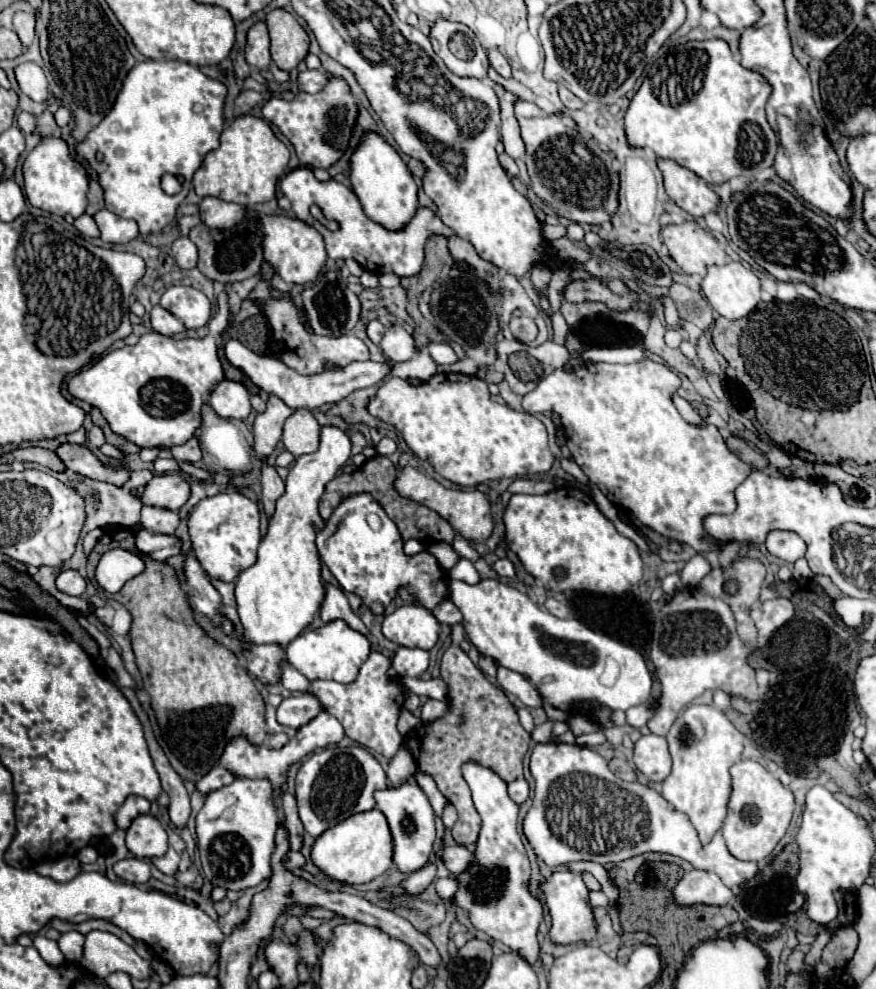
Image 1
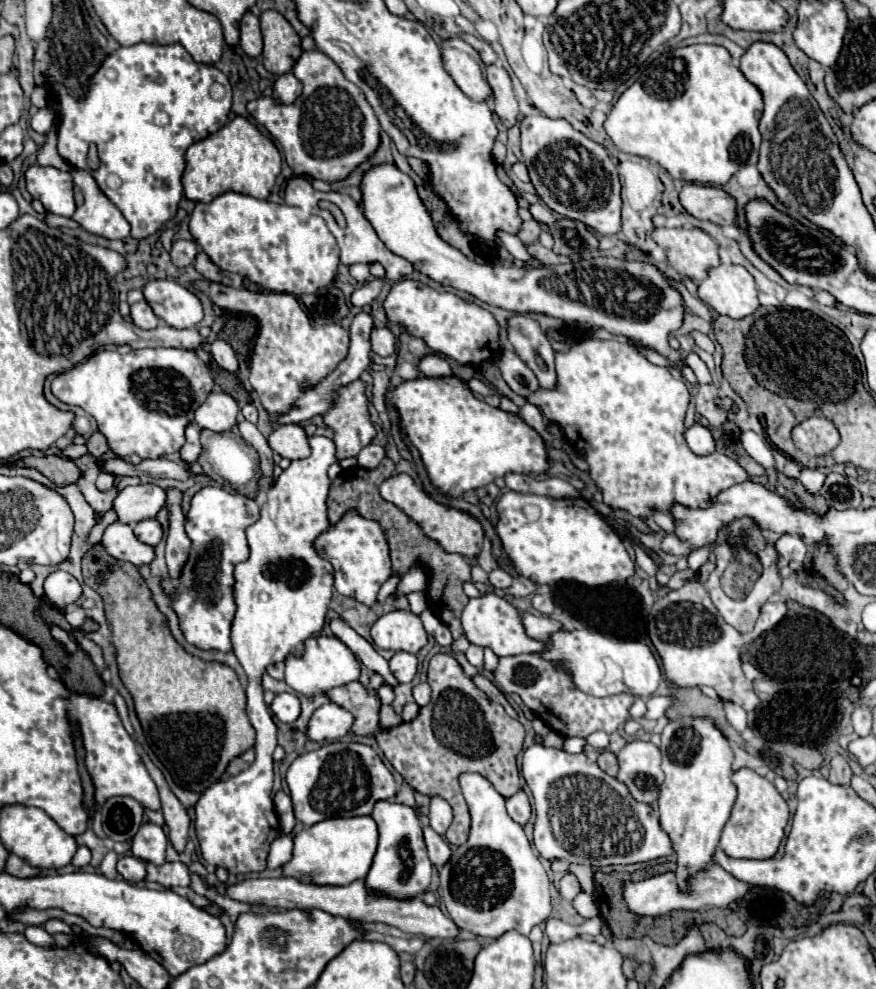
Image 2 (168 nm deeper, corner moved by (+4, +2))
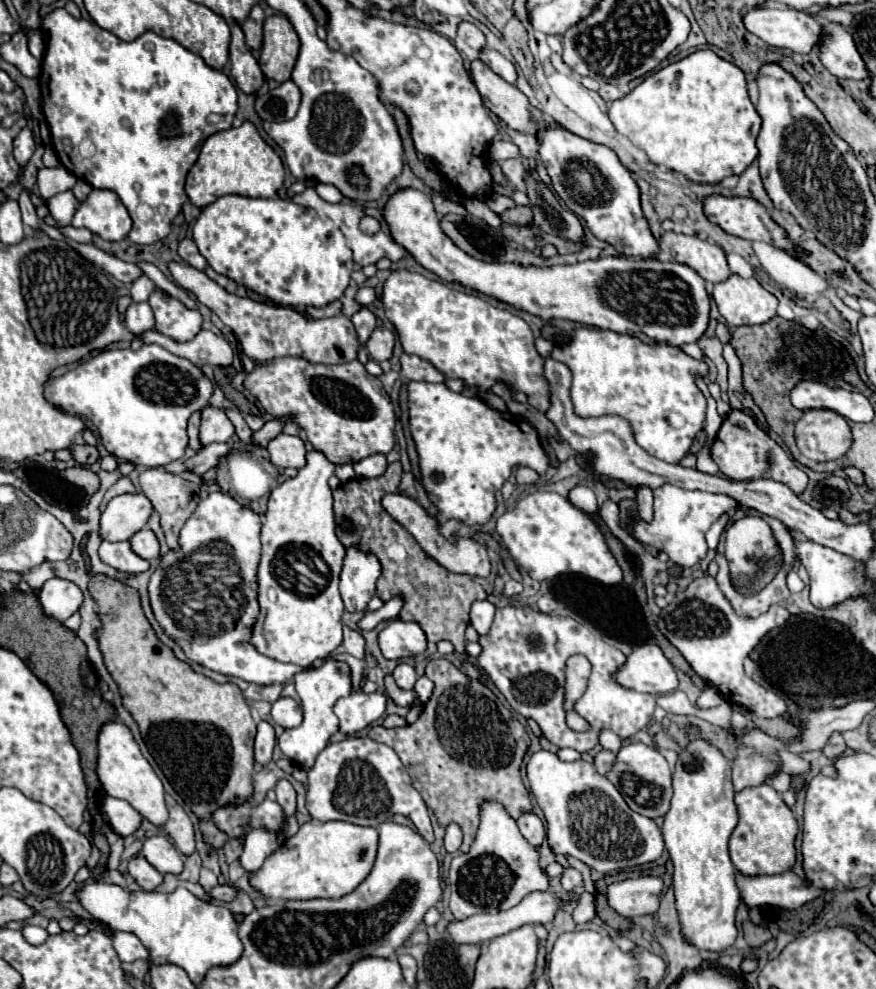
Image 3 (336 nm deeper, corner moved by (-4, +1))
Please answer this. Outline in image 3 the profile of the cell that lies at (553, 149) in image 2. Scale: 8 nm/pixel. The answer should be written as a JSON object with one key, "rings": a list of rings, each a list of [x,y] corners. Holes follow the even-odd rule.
{"rings":[[[546,129],[540,141],[540,157],[548,169],[548,175],[552,177],[552,187],[556,195],[566,203],[566,207],[582,217],[588,225],[588,229],[594,233],[596,239],[610,243],[620,255],[626,257],[642,257],[642,259],[652,259],[660,247],[658,241],[654,239],[650,225],[640,209],[640,189],[638,183],[632,179],[630,171],[618,161],[618,155],[610,151],[604,145],[596,145],[592,141],[586,141],[566,129]]]}

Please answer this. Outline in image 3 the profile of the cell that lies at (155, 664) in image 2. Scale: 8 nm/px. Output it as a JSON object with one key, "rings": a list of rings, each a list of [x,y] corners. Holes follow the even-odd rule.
{"rings":[[[94,575],[88,583],[88,591],[98,605],[98,617],[102,621],[102,627],[96,631],[98,647],[108,673],[118,685],[122,705],[138,723],[150,755],[168,777],[174,791],[200,819],[202,839],[212,851],[224,847],[228,835],[214,825],[214,811],[230,803],[244,803],[254,791],[252,743],[256,723],[242,691],[232,683],[218,685],[178,661],[176,655],[156,639],[142,613],[136,589],[104,575]]]}

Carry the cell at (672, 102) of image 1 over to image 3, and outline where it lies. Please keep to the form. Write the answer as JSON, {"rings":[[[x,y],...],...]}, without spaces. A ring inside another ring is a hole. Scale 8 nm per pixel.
{"rings":[[[710,49],[696,51],[648,75],[626,97],[612,101],[610,121],[616,131],[628,137],[634,147],[642,149],[652,163],[678,171],[696,183],[718,183],[728,175],[740,175],[758,157],[756,137],[760,131],[760,115],[750,103],[744,73]]]}

